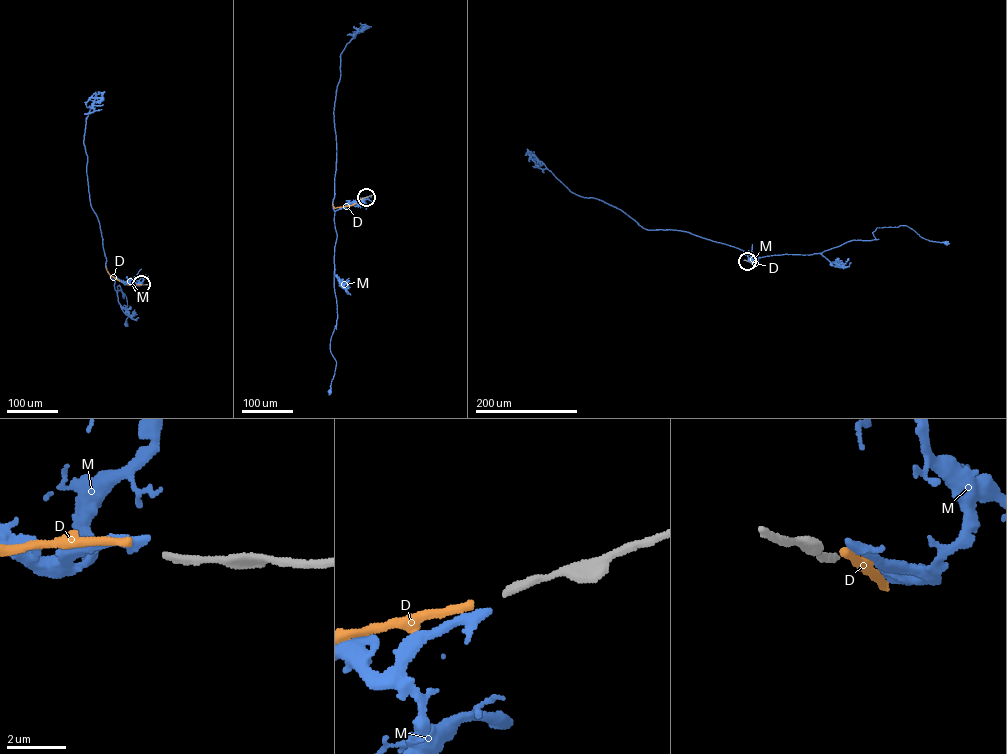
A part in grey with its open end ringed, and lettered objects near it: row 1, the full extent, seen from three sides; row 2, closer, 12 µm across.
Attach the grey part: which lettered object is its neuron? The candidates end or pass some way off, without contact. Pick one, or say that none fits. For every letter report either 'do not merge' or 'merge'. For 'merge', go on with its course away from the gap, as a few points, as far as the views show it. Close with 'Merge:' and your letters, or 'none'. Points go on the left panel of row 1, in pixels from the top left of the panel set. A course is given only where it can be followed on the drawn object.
D: do not merge
M: do not merge
Merge: none

